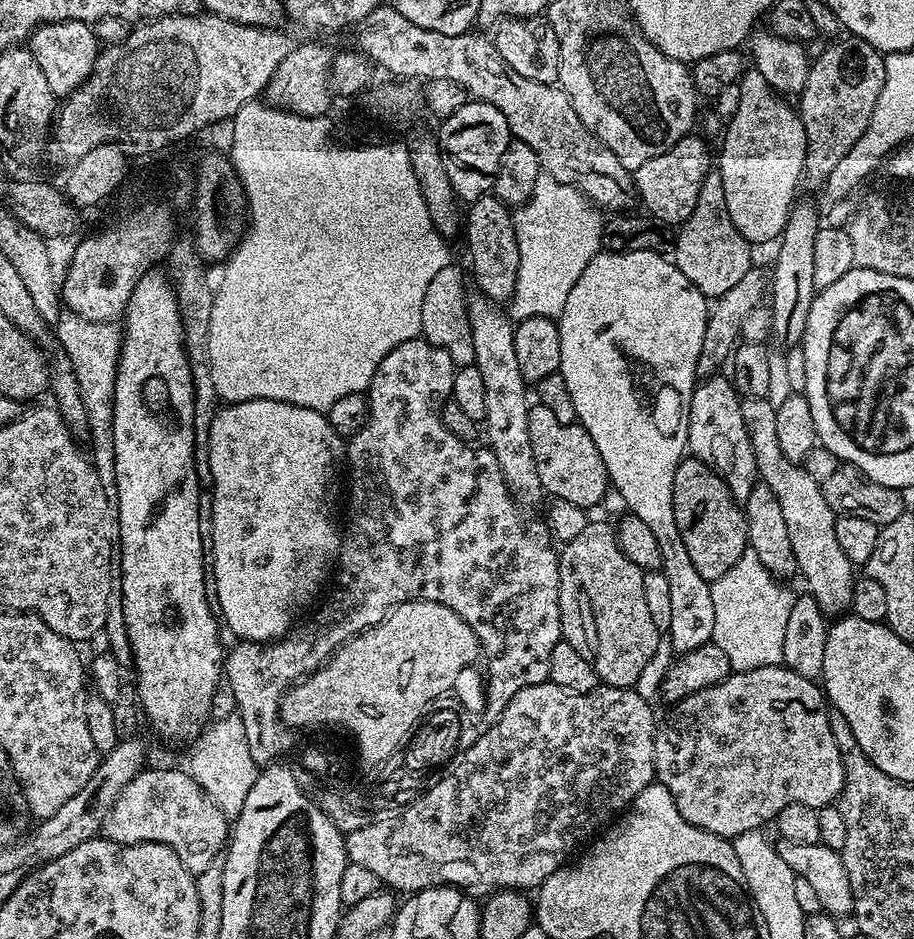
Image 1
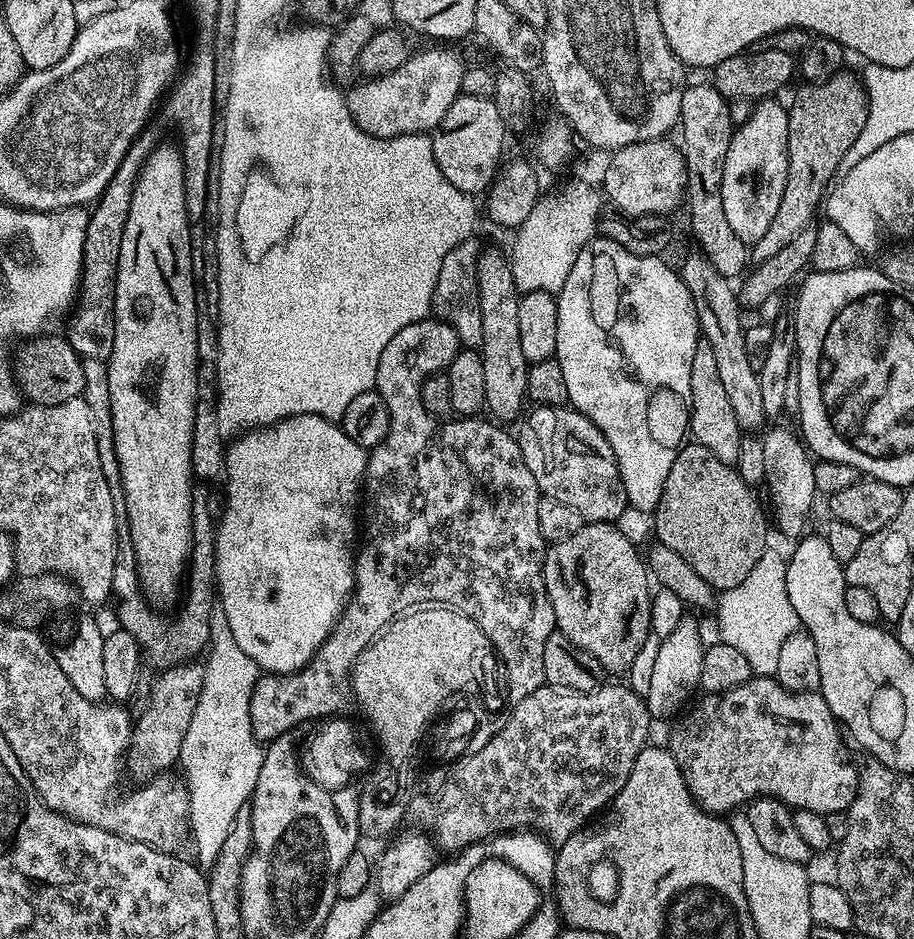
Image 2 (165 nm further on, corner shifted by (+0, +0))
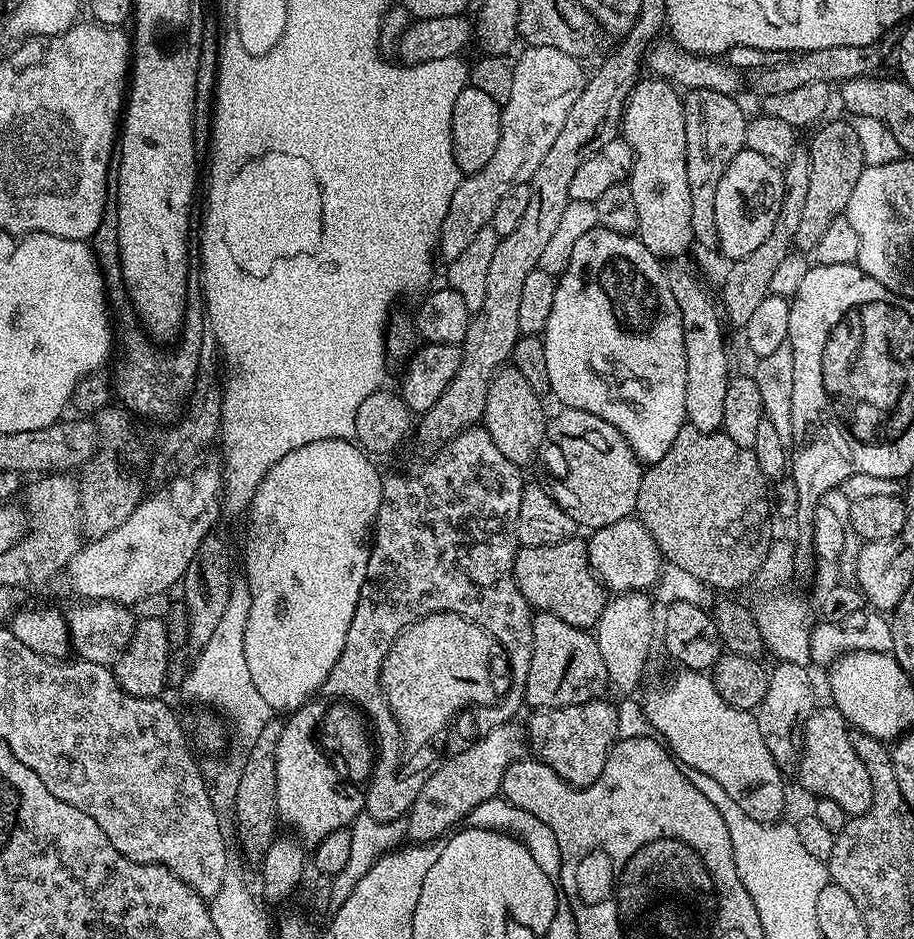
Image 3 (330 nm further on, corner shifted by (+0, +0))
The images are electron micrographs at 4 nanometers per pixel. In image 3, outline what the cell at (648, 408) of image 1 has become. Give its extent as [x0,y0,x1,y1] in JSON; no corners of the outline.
[542,226,686,465]

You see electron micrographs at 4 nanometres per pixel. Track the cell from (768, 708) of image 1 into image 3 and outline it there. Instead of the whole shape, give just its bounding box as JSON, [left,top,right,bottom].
[798,706,872,817]

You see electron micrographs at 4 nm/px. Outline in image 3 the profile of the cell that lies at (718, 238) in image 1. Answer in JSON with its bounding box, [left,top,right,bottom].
[683,89,749,249]

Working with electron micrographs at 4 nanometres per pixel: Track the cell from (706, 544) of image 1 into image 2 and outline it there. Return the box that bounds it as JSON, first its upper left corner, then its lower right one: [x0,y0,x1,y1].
[654,442,770,590]

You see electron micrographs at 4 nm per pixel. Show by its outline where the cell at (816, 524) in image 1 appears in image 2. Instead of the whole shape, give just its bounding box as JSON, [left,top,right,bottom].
[678,255,766,429]

